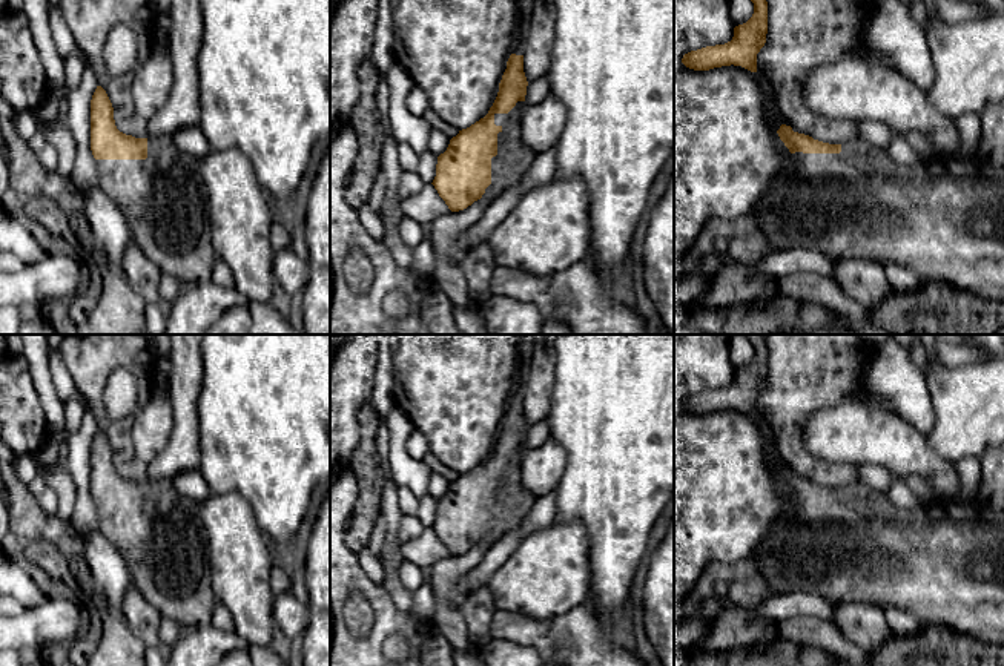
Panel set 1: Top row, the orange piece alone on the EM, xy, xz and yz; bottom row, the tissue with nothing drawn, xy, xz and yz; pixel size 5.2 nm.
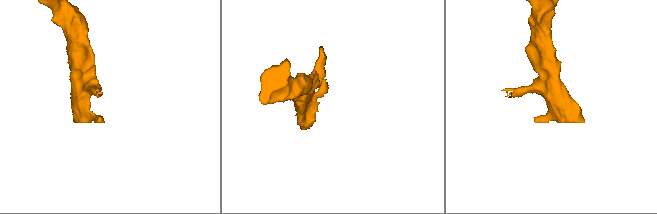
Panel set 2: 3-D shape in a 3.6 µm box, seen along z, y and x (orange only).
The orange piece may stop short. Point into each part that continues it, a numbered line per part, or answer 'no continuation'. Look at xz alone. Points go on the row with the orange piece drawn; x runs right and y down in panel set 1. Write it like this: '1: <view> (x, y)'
1: xz (513, 160)

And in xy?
1: xy (163, 198)

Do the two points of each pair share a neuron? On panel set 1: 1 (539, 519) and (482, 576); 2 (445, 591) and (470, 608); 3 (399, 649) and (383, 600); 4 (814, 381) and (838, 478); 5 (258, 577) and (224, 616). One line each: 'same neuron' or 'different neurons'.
1: same neuron
2: different neurons
3: different neurons
4: same neuron
5: different neurons

